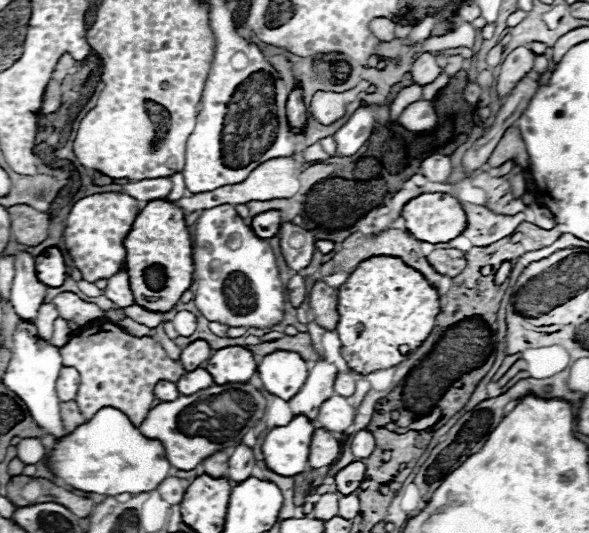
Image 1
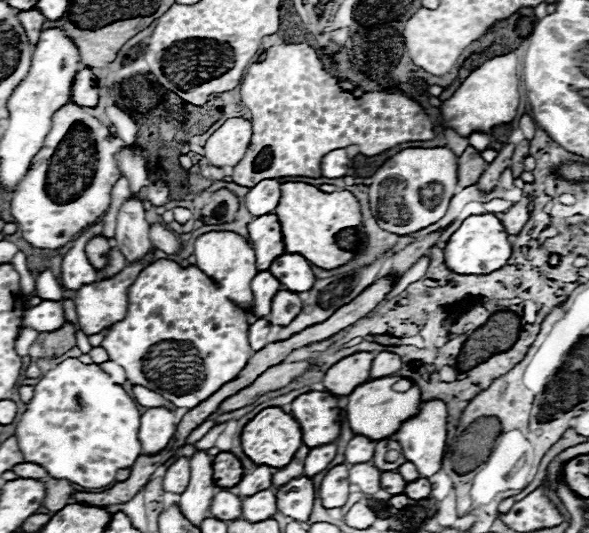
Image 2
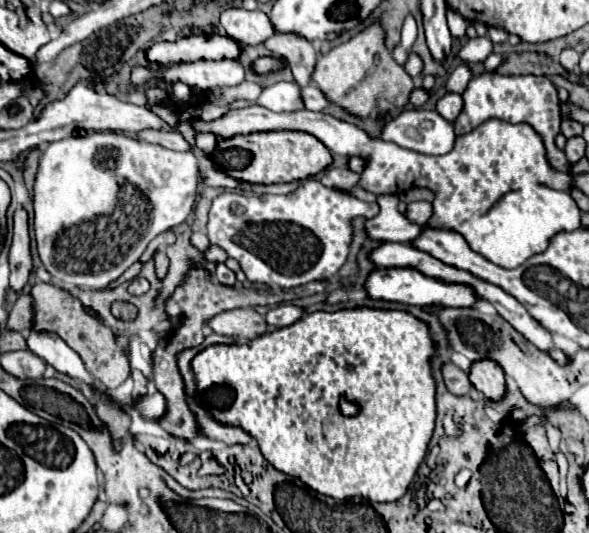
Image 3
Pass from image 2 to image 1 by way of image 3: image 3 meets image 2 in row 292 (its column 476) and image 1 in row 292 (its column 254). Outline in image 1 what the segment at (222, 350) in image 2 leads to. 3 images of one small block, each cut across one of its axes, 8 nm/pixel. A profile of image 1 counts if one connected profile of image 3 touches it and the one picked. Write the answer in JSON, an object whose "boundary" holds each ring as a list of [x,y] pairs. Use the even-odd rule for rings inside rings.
{"boundary":[[[122,268],[122,272],[116,272],[114,276],[110,276],[108,286],[104,288],[104,294],[118,308],[126,308],[126,306],[132,306],[134,304],[134,296],[132,296],[132,290],[130,290],[126,268]]]}

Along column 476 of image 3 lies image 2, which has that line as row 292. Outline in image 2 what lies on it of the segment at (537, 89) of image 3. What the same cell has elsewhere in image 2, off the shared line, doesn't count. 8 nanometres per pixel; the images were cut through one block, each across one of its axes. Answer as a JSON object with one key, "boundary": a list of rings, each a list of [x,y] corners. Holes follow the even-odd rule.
{"boundary":[[[154,246],[150,248],[150,252],[146,254],[146,258],[142,262],[134,262],[134,264],[126,266],[114,278],[110,278],[110,280],[98,280],[94,284],[84,284],[80,290],[76,290],[74,304],[76,304],[76,314],[78,314],[78,326],[80,326],[80,330],[86,336],[98,334],[104,328],[110,328],[114,322],[118,322],[118,320],[122,320],[126,316],[126,308],[128,308],[128,294],[126,294],[126,290],[136,280],[136,276],[140,274],[140,270],[144,270],[152,262],[152,256],[154,256]]]}

